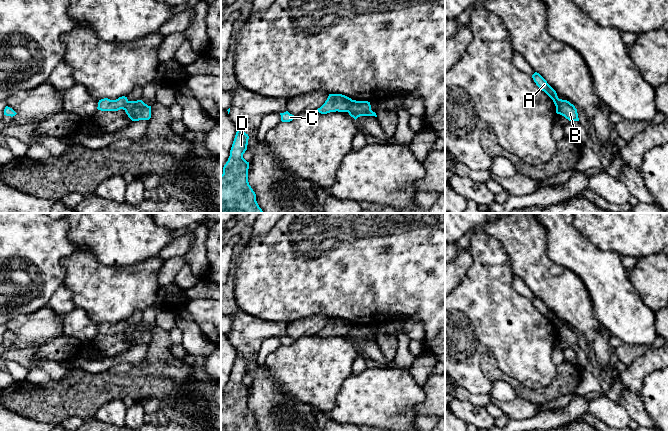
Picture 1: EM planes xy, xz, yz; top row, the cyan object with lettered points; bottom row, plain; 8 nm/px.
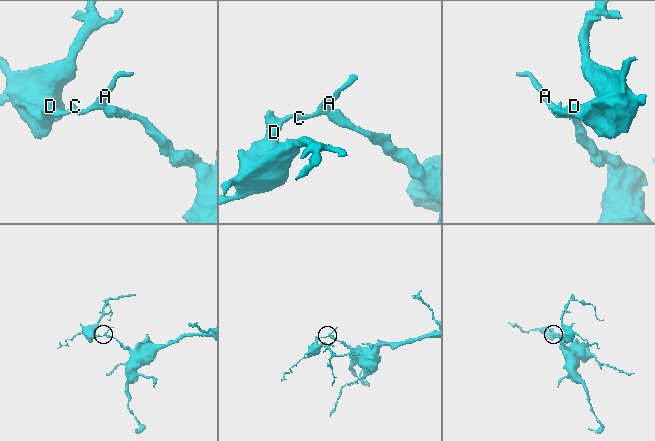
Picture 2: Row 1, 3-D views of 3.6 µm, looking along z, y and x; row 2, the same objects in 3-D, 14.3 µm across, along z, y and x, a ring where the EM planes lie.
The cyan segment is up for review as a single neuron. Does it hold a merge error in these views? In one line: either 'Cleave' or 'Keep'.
Cleave

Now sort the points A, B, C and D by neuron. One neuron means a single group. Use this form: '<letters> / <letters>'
A C D / B

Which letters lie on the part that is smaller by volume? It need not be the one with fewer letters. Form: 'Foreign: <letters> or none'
Foreign: A, C, D

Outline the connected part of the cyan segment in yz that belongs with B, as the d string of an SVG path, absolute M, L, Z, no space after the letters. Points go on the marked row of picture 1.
M567 100L556 106L556 113L564 116L569 121L579 121L577 109Z

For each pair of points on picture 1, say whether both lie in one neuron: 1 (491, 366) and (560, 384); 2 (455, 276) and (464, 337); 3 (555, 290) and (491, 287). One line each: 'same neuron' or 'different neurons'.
1: same neuron
2: different neurons
3: different neurons

